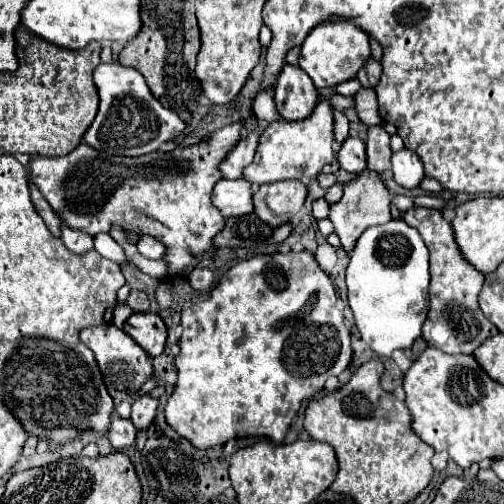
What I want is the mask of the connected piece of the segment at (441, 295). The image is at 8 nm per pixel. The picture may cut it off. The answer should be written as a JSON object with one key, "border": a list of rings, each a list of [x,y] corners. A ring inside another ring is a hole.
{"border":[[[411,207],[409,211],[405,211],[403,221],[419,231],[431,253],[431,299],[429,313],[423,323],[423,339],[427,341],[427,345],[443,353],[473,353],[485,339],[499,333],[499,329],[495,329],[493,323],[485,319],[477,303],[477,295],[485,281],[483,273],[475,271],[475,267],[471,267],[471,263],[461,257],[455,243],[453,227],[443,219],[441,211],[427,207]]]}

